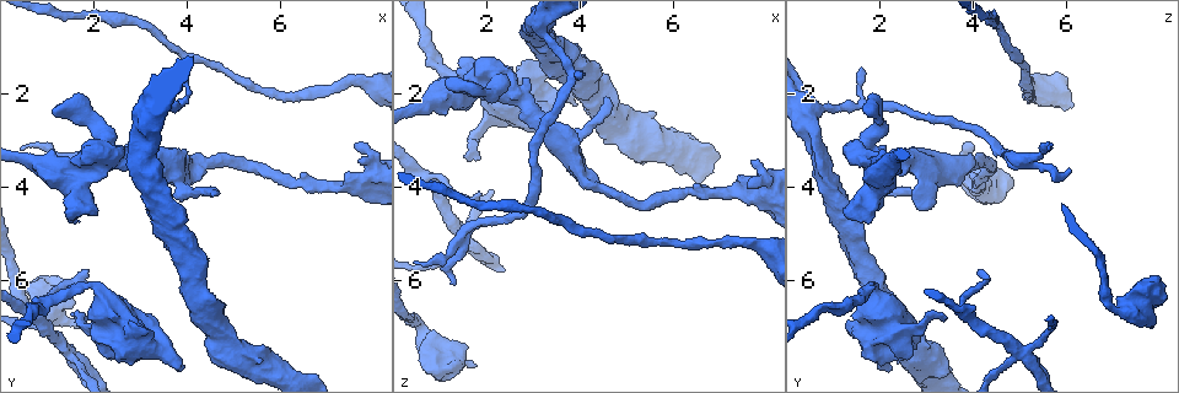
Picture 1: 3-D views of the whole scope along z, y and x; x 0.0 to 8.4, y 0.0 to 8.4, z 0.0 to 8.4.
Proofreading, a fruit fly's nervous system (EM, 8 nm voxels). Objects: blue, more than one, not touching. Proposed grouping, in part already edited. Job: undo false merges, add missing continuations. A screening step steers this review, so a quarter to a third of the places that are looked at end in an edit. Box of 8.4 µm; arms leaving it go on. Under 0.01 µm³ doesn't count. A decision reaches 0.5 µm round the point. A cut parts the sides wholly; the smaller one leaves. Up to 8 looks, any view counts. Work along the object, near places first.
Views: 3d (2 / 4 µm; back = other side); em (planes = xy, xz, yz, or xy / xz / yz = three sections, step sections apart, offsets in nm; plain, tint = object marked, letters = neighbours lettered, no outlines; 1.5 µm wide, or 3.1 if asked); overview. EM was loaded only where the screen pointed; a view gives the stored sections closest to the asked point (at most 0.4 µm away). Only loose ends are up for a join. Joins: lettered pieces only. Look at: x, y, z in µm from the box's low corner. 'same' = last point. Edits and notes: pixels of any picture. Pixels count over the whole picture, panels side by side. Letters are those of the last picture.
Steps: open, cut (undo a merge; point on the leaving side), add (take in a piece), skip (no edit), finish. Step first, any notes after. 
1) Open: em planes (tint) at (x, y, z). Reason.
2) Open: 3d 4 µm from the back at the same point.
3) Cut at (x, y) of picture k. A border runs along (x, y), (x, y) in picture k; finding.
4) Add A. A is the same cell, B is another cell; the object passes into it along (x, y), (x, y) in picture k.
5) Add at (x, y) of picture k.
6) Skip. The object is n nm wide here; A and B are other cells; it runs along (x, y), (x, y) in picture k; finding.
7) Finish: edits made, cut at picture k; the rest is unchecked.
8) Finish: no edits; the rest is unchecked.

Open: em yz step 8 (letters) at (1.35, 3.60, 6.05). An open end.

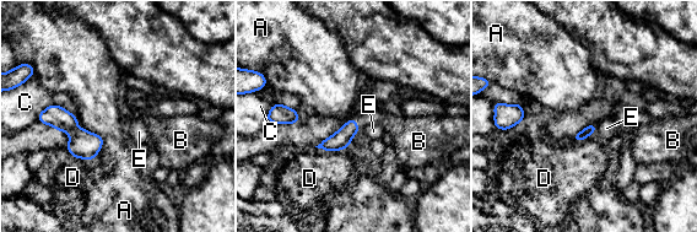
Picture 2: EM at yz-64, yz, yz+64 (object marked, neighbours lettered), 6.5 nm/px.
Add B. B is the same cell, A, C, D and E are other cells; the object passes into it along (341, 139), (356, 123), (394, 127) in picture 2; the cell continues.

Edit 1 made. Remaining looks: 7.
Open: overview. Redraw.

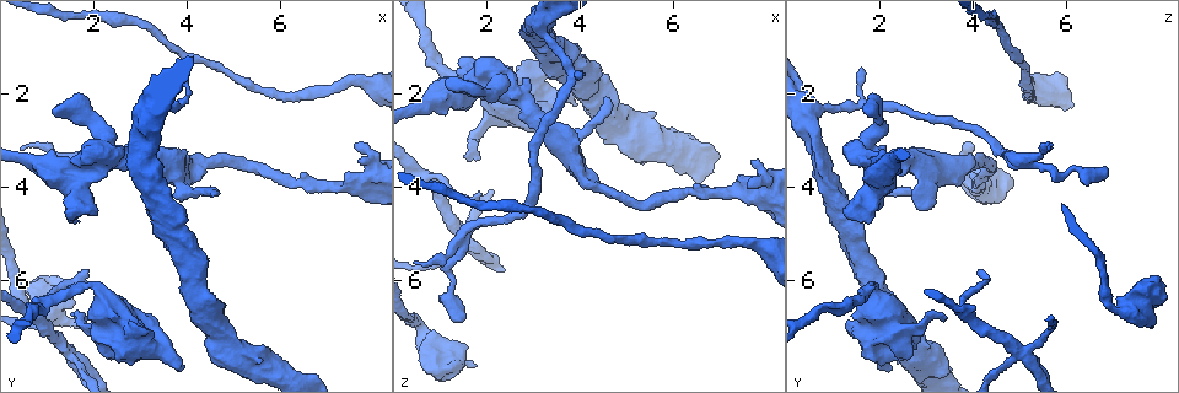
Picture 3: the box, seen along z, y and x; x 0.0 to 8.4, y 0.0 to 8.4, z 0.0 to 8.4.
Open: em planes (letters) at (0.85, 6.60, 7.40).

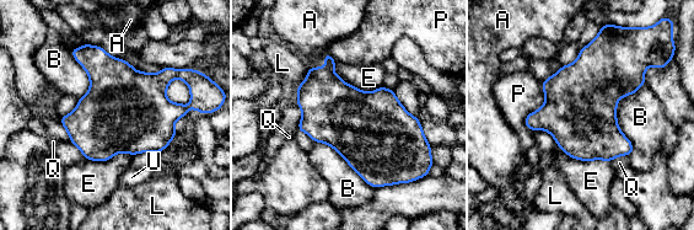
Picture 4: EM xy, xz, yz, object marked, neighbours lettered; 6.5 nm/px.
Skip. A, B, E, L, P, Q and U are other cells; a border runs along (645, 84), (617, 106), (628, 155) in picture 4; one cell here.

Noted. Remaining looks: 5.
Open: em planes (letters) at (1.45, 7.50, 5.00). Thick turns thin.

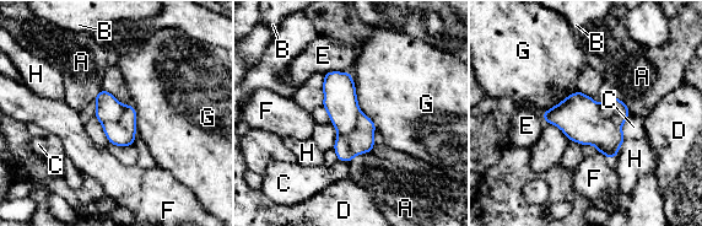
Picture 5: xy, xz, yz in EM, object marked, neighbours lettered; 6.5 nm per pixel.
Cut at (128, 120) of picture 5. A, B, C, D, E, F, G and H are other cells; a border runs along (123, 106), (120, 125), (134, 133) in picture 5; two cells meet here.

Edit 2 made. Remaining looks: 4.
Finish: edits made, add at picture 2, cut at picture 5; the rest is unchecked.

